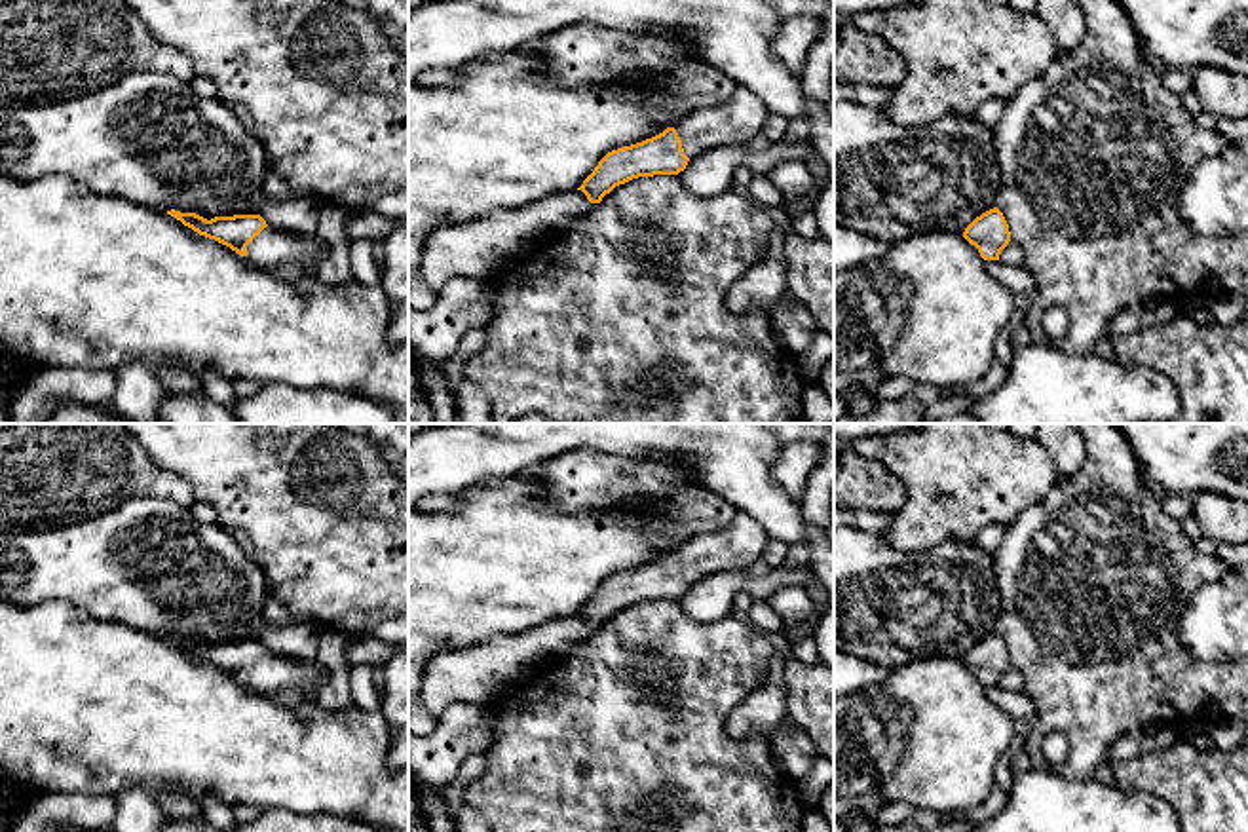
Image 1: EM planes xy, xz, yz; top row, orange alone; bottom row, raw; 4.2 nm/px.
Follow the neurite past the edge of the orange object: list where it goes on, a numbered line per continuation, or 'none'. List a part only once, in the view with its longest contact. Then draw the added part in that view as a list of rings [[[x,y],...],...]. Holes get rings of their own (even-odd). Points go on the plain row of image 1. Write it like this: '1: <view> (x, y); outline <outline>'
1: xy (272, 673); outline [[[266,652],[249,671],[247,684],[266,695],[296,690],[306,701],[315,701],[327,686],[331,672],[317,663],[298,663]]]

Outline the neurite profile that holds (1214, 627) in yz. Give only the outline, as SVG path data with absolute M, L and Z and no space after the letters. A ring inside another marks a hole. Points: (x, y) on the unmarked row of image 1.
M1248 564L1193 595L1180 621L1180 640L1202 663L1248 657Z

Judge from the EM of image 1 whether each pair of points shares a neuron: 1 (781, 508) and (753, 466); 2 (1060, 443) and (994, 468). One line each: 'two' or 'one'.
1: one
2: two

